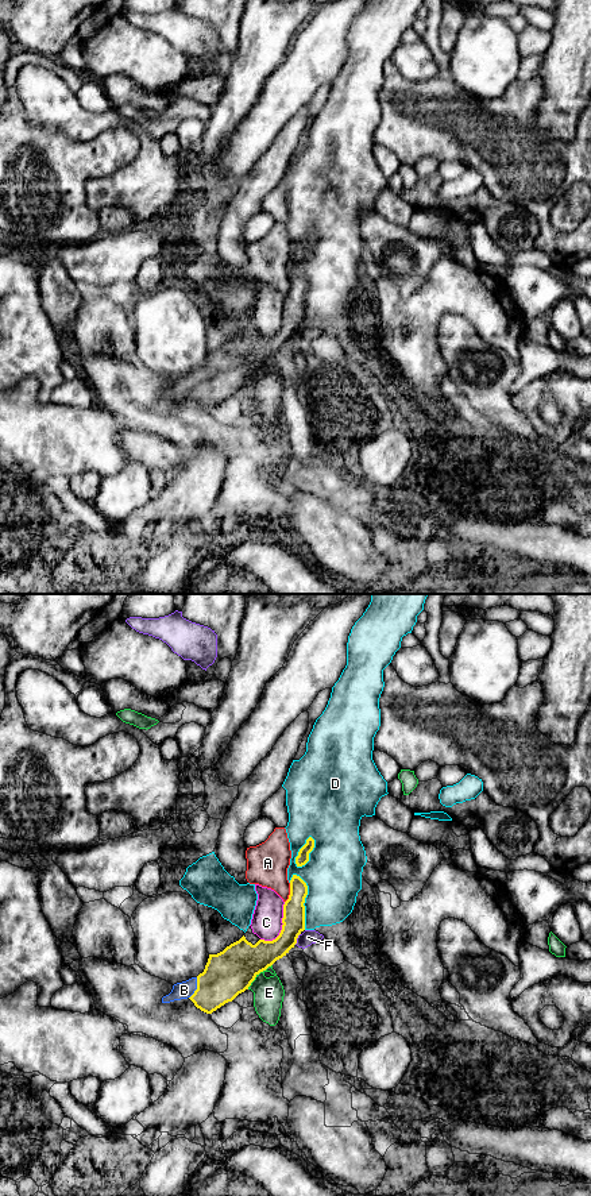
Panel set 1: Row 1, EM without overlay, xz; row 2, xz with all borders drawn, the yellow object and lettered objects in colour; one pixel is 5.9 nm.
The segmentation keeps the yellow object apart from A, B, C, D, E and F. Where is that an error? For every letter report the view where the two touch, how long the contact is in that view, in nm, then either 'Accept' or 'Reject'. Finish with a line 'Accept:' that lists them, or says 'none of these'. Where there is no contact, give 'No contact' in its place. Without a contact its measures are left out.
A: Touches yellow in xz. Shared border 120 nm. Reject
B: Touches yellow in xz. Shared border 140 nm. Accept
C: Touches yellow in xz. Shared border 280 nm. Reject
D: Touches yellow in xz. Shared border 340 nm. Reject
E: Touches yellow in xz. Shared border 220 nm. Reject
F: Touches yellow in xz. Shared border 80 nm. Reject
Accept: B

